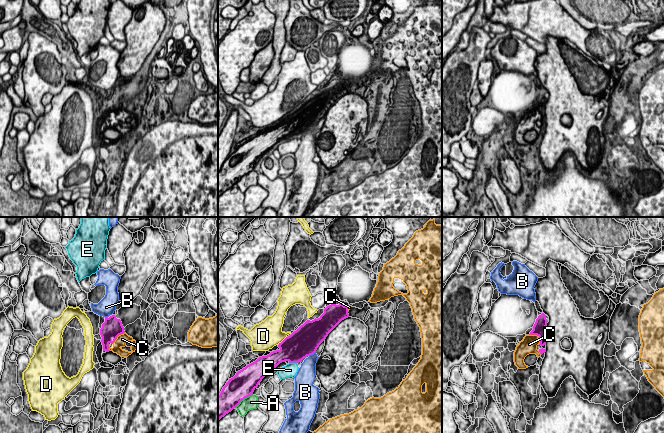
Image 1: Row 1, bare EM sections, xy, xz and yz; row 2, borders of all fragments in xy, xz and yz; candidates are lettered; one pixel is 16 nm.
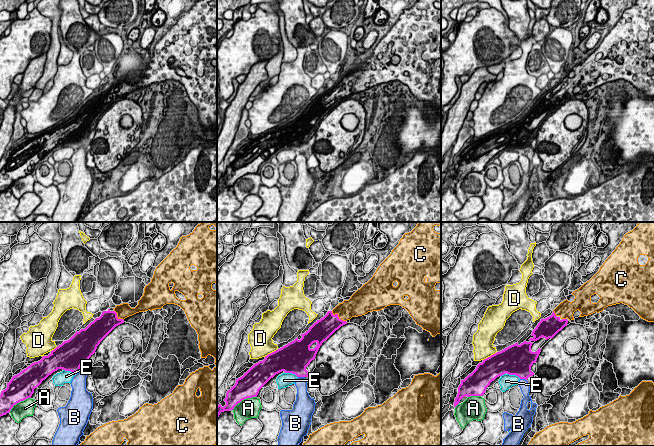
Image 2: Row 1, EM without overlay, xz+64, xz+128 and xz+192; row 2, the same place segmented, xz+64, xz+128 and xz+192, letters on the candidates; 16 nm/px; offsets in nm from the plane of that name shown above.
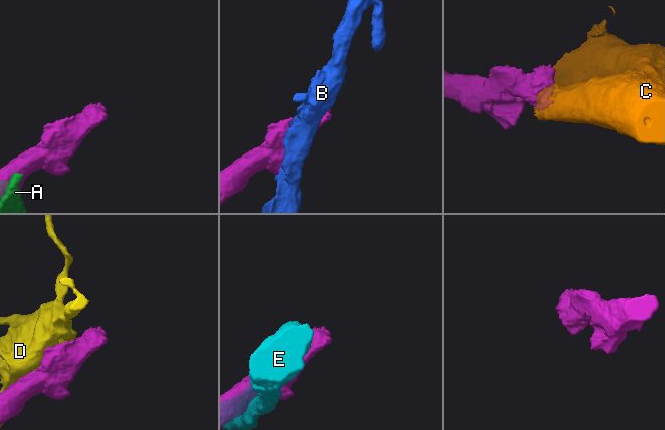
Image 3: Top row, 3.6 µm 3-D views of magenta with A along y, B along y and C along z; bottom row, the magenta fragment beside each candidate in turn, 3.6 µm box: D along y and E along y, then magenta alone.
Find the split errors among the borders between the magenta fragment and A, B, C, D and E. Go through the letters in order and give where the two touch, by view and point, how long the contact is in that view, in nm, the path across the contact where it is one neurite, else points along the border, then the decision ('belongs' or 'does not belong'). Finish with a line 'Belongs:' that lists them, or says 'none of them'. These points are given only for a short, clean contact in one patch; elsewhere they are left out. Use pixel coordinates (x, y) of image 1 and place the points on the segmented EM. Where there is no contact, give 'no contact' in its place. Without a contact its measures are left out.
A: xz (243, 399) | 360 nm | does not belong
B: xz (312, 354) | 140 nm | does not belong
C: yz (537, 335) | 240 nm | across yz (539, 327), (537, 335), (529, 344) | belongs
D: xz (283, 340) | 190 nm | does not belong
E: xz (293, 362) | 130 nm | does not belong
Belongs: C

